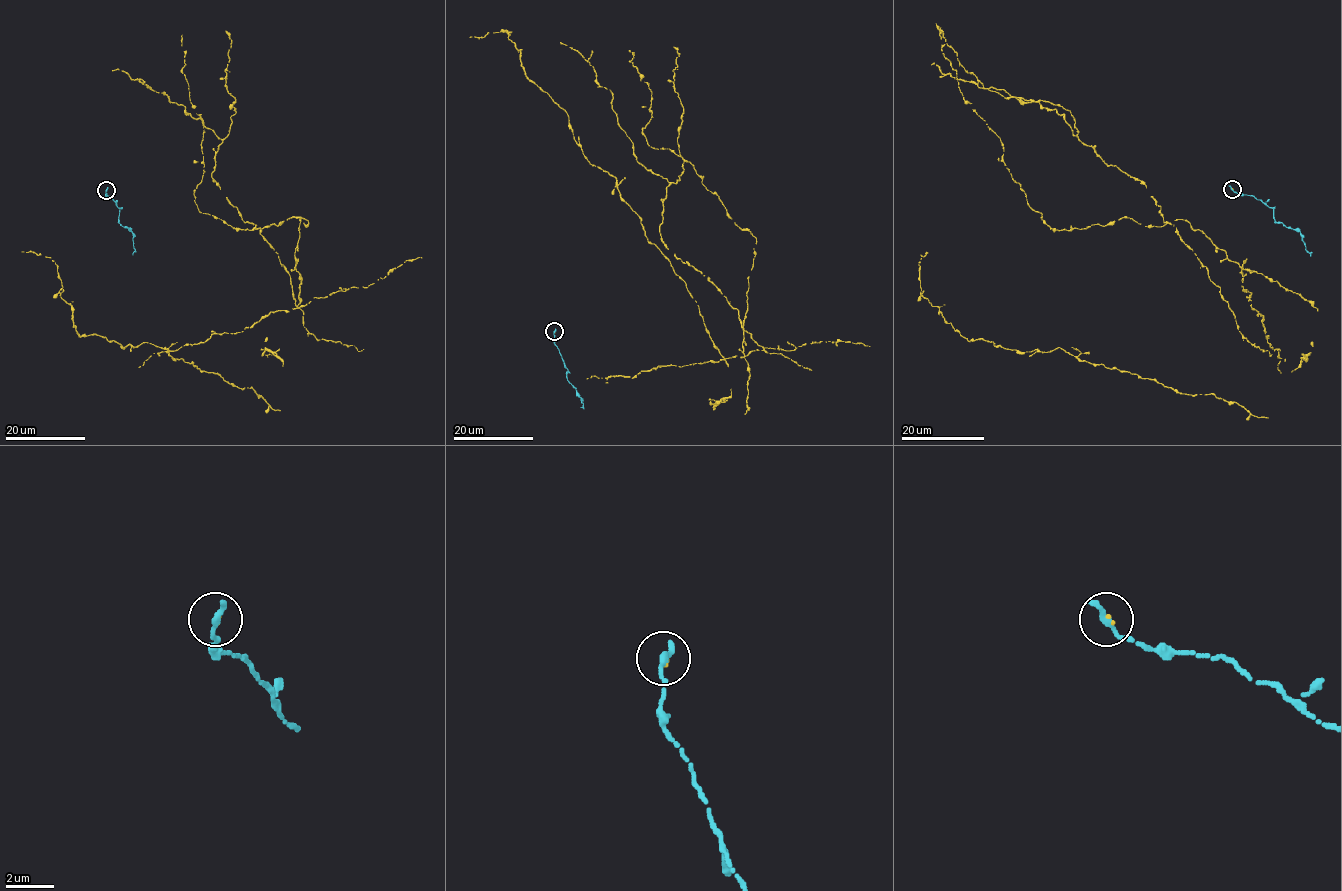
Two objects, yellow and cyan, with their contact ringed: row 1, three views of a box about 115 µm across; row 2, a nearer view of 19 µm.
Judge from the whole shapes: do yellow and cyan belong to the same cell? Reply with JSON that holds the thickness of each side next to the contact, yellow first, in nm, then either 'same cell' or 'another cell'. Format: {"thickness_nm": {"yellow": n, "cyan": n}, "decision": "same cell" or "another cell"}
{"thickness_nm": {"yellow": 100, "cyan": 320}, "decision": "same cell"}

